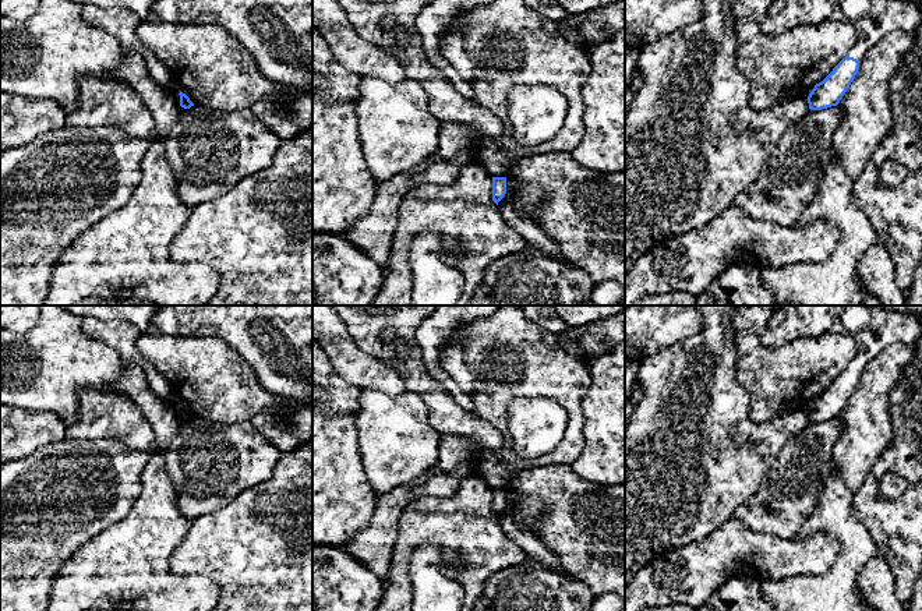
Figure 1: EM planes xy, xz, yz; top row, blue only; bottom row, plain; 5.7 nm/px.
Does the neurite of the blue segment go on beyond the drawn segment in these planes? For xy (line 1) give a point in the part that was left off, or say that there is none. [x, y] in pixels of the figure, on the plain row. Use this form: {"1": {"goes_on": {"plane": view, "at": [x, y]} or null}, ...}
{"1": {"goes_on": null}}

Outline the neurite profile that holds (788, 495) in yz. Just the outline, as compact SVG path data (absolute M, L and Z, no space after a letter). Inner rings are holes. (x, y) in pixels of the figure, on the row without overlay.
M838 418L809 423L784 445L759 491L735 511L734 518L753 531L795 537L816 509L823 484L836 467L831 451L841 431Z

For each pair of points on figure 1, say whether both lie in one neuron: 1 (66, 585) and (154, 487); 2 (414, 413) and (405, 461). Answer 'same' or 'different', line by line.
1: same
2: same

